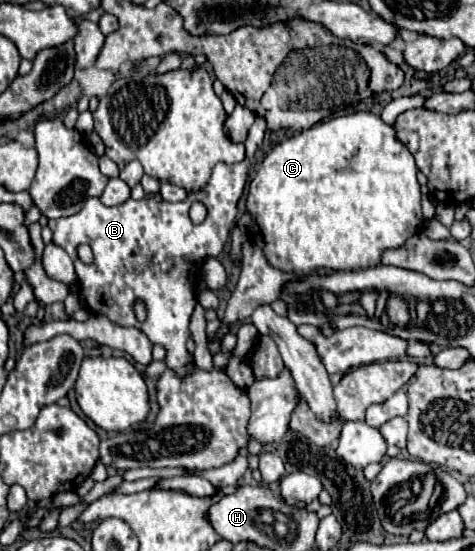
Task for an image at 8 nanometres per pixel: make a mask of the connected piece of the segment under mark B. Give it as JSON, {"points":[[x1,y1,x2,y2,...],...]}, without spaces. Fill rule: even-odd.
{"points":[[257,116,245,140,247,158,243,164,217,164,209,184,197,192,189,192,183,202,165,202,159,196,145,196,141,200,129,198,127,202,109,208,101,204,99,198,91,198,75,216,49,220,53,244,61,246,75,264,81,306,91,314,107,316,117,326,133,326,153,344,161,344,167,350,167,368,179,376,193,368,189,366,185,342,189,338,189,318,197,306,197,284,201,282,199,266,203,266,207,258,215,258,223,252,235,224,237,202,245,188,249,160,261,146,265,132,267,122],[193,200,207,206,207,218,201,224,193,224,189,218],[79,244,91,246,95,256,91,264,83,264,77,258],[135,298,141,298,147,304,147,320,143,324,137,322,131,308]]}

